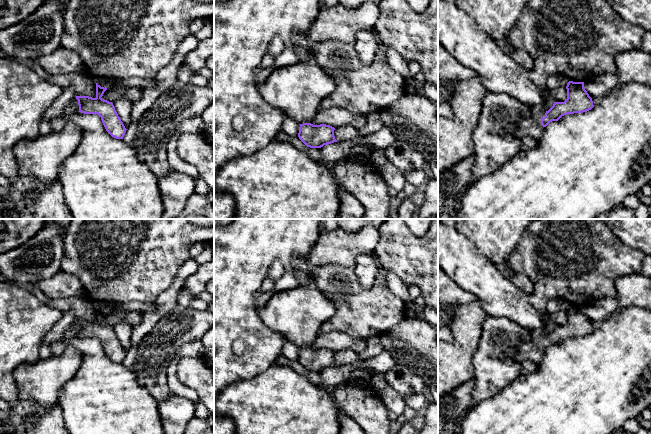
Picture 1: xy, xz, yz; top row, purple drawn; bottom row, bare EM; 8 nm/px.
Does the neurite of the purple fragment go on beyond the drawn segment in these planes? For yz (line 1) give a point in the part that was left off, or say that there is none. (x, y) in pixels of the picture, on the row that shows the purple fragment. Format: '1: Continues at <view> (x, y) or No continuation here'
1: Continues at yz (531, 126)

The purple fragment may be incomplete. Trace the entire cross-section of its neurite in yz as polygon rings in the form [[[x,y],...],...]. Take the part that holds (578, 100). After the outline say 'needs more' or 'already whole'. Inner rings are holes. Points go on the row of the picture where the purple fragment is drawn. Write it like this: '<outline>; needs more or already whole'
[[[569,81],[566,89],[567,99],[564,102],[554,102],[553,106],[546,112],[520,118],[515,131],[516,137],[522,139],[529,136],[539,140],[550,122],[558,121],[567,114],[589,111],[594,107],[592,98],[584,88],[584,82]]]; needs more

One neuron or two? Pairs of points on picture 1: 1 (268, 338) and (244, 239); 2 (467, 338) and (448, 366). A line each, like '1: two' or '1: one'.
1: one
2: one

